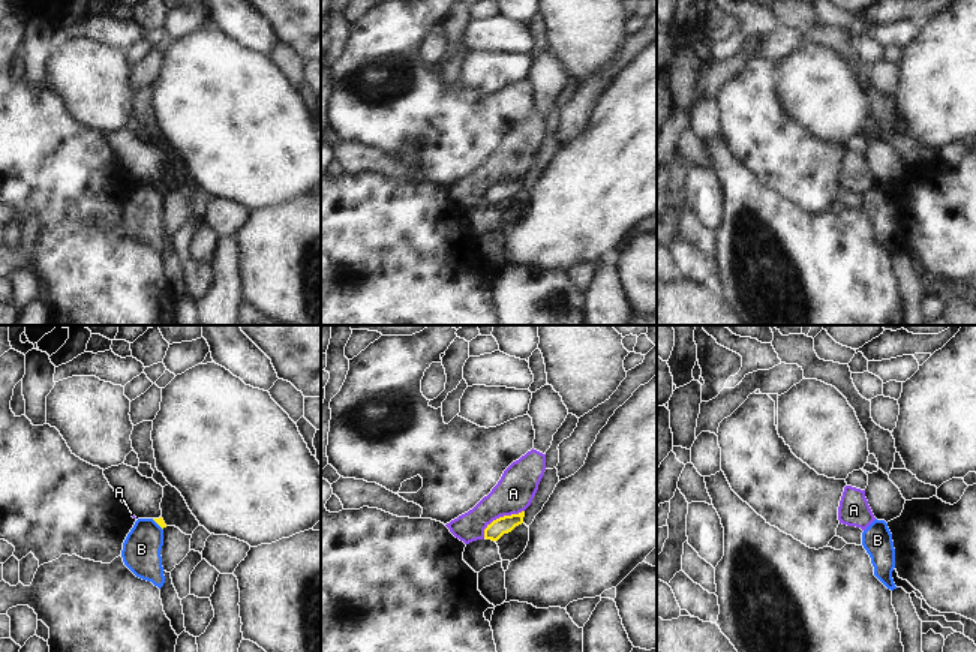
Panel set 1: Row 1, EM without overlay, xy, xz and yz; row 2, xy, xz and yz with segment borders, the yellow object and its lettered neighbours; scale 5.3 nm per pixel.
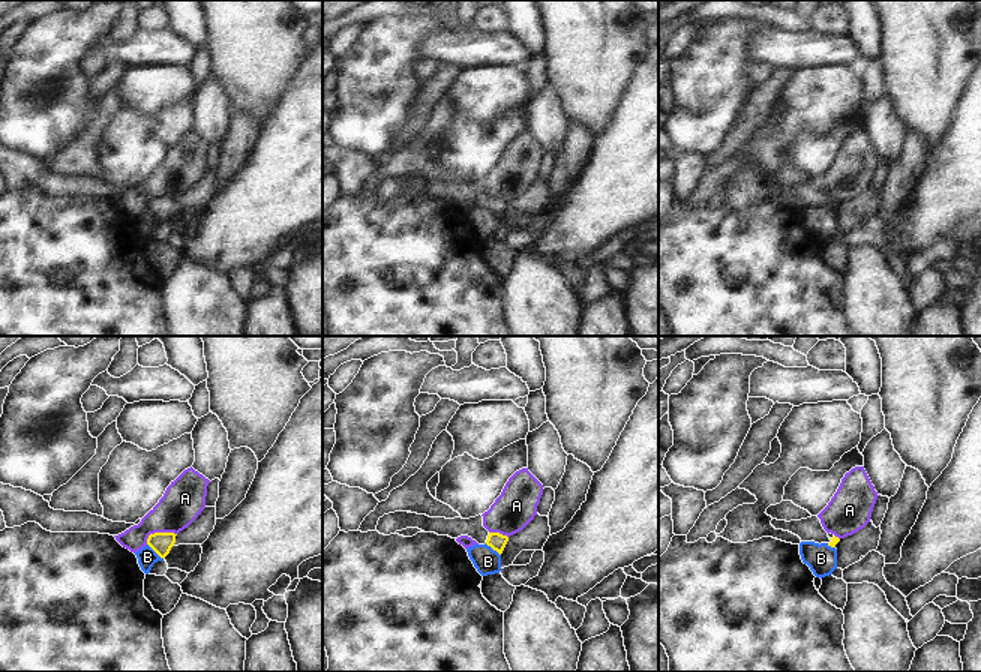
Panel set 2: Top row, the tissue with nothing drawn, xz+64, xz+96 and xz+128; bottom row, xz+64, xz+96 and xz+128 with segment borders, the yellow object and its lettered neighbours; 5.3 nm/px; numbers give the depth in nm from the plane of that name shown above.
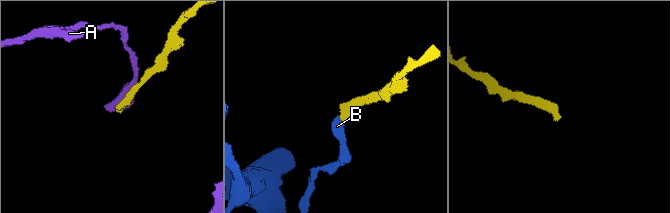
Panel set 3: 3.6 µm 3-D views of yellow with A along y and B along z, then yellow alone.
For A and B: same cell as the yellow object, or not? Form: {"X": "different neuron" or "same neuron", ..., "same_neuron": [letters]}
{"A": "different neuron", "B": "different neuron", "same_neuron": []}

